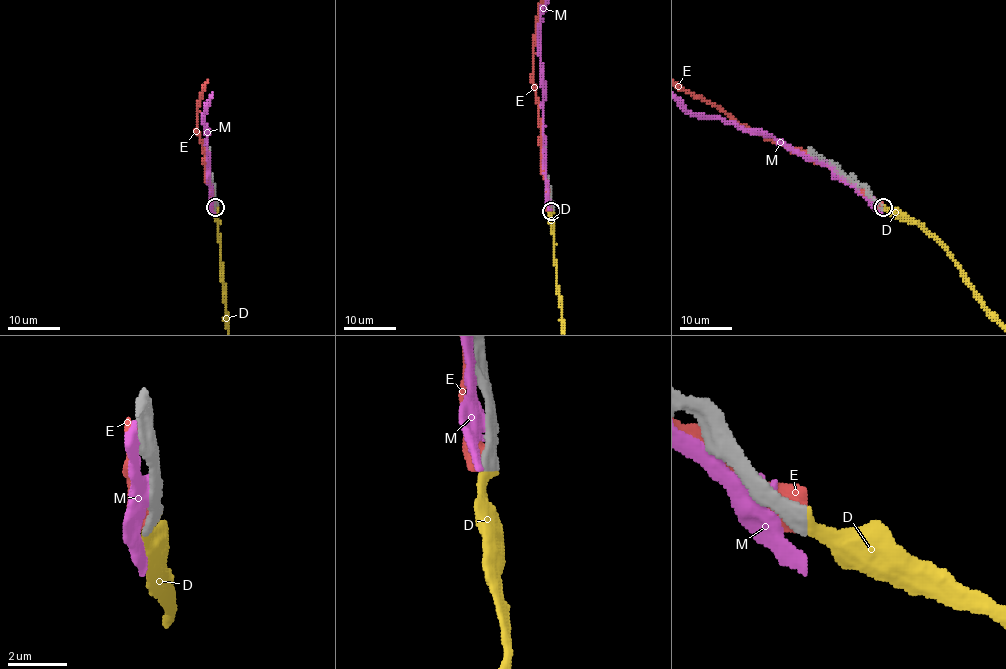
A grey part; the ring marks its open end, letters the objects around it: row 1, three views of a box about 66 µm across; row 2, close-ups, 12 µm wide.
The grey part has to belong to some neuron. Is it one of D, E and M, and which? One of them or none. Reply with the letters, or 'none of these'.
D

